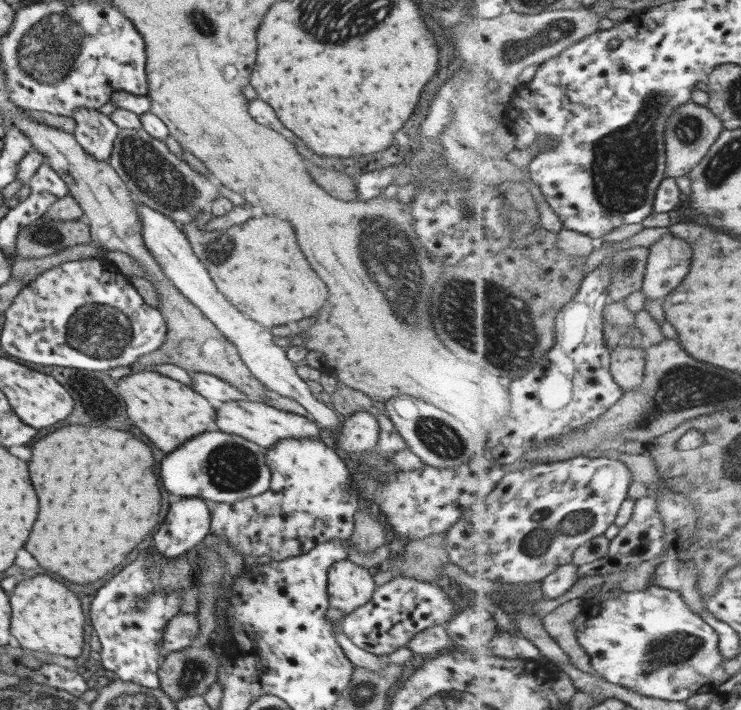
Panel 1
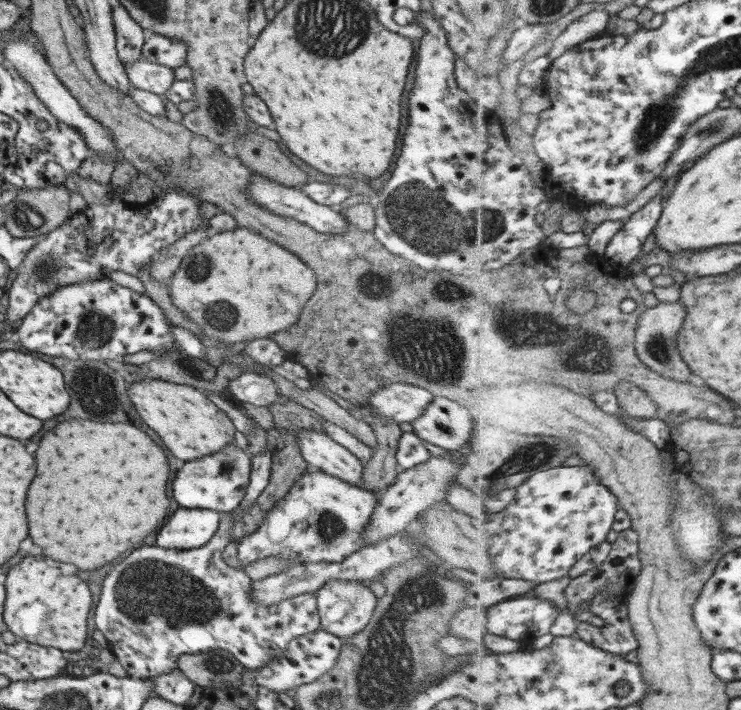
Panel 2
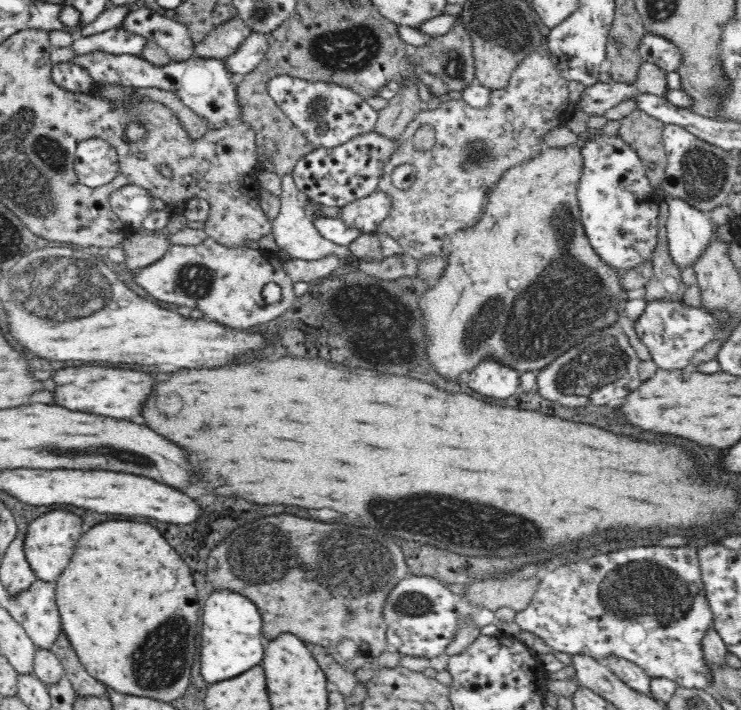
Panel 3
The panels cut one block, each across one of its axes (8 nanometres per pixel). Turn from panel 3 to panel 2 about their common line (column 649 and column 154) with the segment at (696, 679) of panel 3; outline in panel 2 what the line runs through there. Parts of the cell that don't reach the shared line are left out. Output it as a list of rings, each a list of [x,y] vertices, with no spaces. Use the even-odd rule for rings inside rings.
[[[220,518],[217,529],[213,536],[202,547],[192,548],[183,551],[175,549],[157,548],[157,546],[143,546],[133,550],[127,558],[123,558],[119,564],[113,566],[113,570],[105,576],[105,582],[101,584],[101,592],[93,610],[93,624],[95,628],[103,634],[108,643],[108,650],[113,654],[115,660],[121,665],[121,668],[131,677],[146,679],[155,675],[167,673],[171,669],[176,668],[176,660],[182,654],[195,654],[199,652],[207,652],[209,650],[221,649],[231,653],[247,670],[259,670],[263,666],[267,666],[271,660],[277,660],[279,656],[283,656],[285,646],[288,646],[289,640],[298,638],[298,636],[306,635],[320,628],[319,616],[317,616],[316,598],[312,593],[300,594],[279,600],[279,603],[273,605],[261,605],[257,601],[253,601],[251,597],[252,581],[241,571],[231,568],[223,562],[221,552],[225,545],[229,544],[229,536],[232,531],[231,520],[234,518]]]

